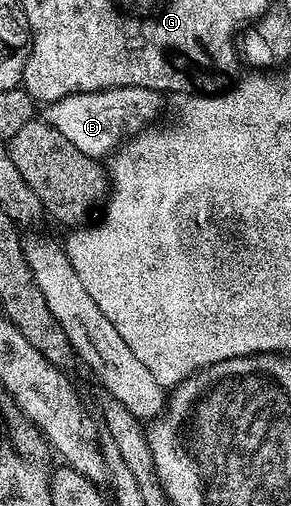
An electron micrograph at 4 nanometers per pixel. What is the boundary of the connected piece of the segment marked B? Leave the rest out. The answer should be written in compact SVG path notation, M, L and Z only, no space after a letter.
M114 87L99 89L93 93L75 93L66 95L57 101L49 101L43 106L42 119L50 127L62 131L82 155L97 159L107 158L117 152L124 129L129 135L151 126L160 113L161 94L146 87Z

